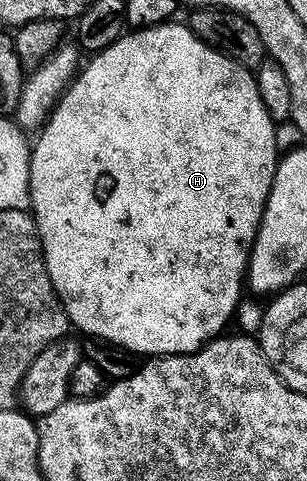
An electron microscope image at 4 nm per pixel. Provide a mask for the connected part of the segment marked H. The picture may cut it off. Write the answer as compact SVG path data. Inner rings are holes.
M168 23L149 27L148 29L136 29L124 32L122 37L118 37L109 47L105 47L101 52L94 54L87 66L75 73L73 80L59 97L57 104L51 110L45 124L38 130L39 138L33 141L30 146L31 166L29 167L29 183L31 192L29 194L29 209L33 214L37 227L39 228L39 238L43 244L43 258L49 271L49 279L55 288L55 294L59 296L59 301L63 304L63 309L67 313L67 320L72 326L80 329L80 334L89 337L99 337L108 343L117 343L125 347L136 355L166 355L169 353L196 353L202 349L208 341L214 341L216 337L224 332L227 320L236 316L241 304L243 289L245 293L245 278L247 275L247 262L251 259L251 248L255 242L255 236L259 233L259 224L263 218L263 208L267 202L269 191L273 187L273 175L275 166L281 156L280 146L275 144L275 128L277 122L271 118L269 111L265 111L265 103L261 103L261 95L257 95L257 83L255 82L252 70L244 69L233 59L229 59L224 53L216 51L212 45L206 41L197 39L193 31L186 24L175 25Z

